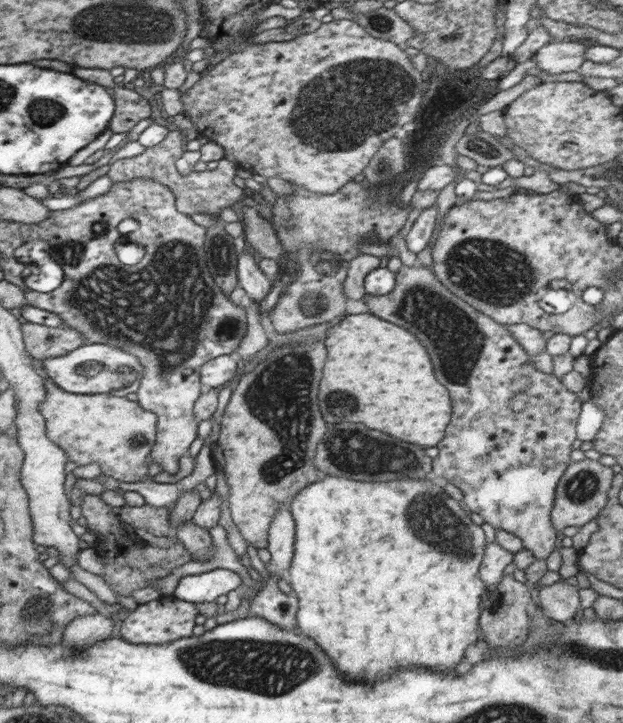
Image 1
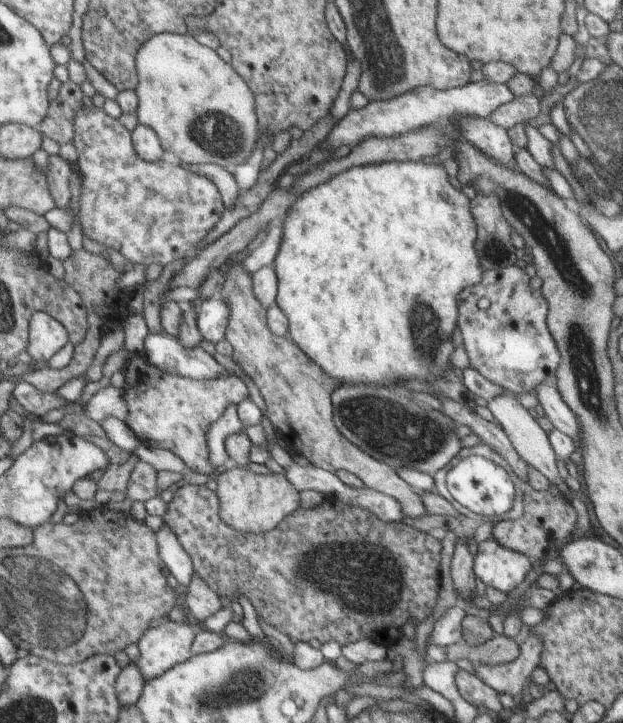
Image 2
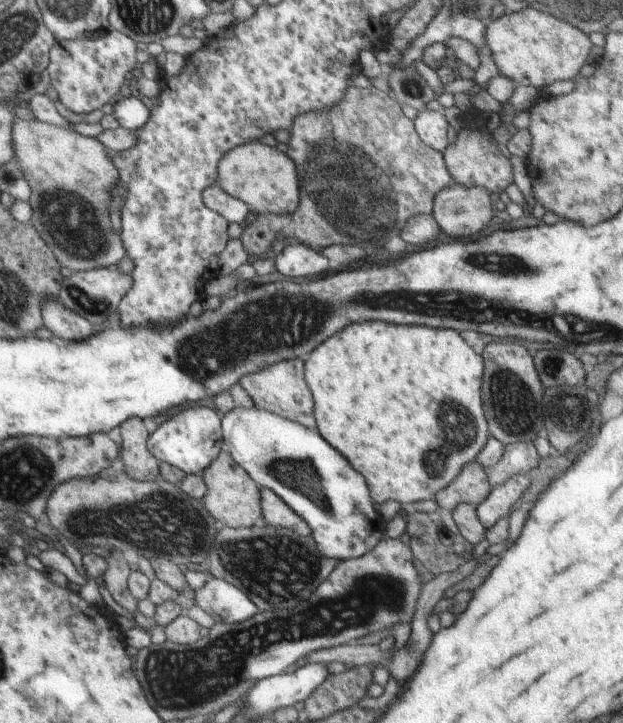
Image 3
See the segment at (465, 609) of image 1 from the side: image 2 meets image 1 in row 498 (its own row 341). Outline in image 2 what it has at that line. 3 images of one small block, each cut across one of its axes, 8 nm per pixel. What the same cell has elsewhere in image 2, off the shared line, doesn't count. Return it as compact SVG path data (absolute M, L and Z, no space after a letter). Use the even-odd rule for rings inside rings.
M450 151L444 153L441 166L426 165L419 160L401 163L391 161L351 168L299 195L289 210L287 219L282 223L284 227L282 242L273 264L279 284L275 303L289 320L290 340L333 379L350 385L362 383L386 386L406 393L410 391L404 386L396 386L405 380L418 380L437 385L441 383L442 378L458 380L455 374L460 372L460 369L451 367L450 364L450 356L456 349L451 341L459 318L458 297L462 290L477 285L482 280L484 267L476 250L477 226L471 213L471 202L462 191L452 187L448 180L444 163L449 157Z

